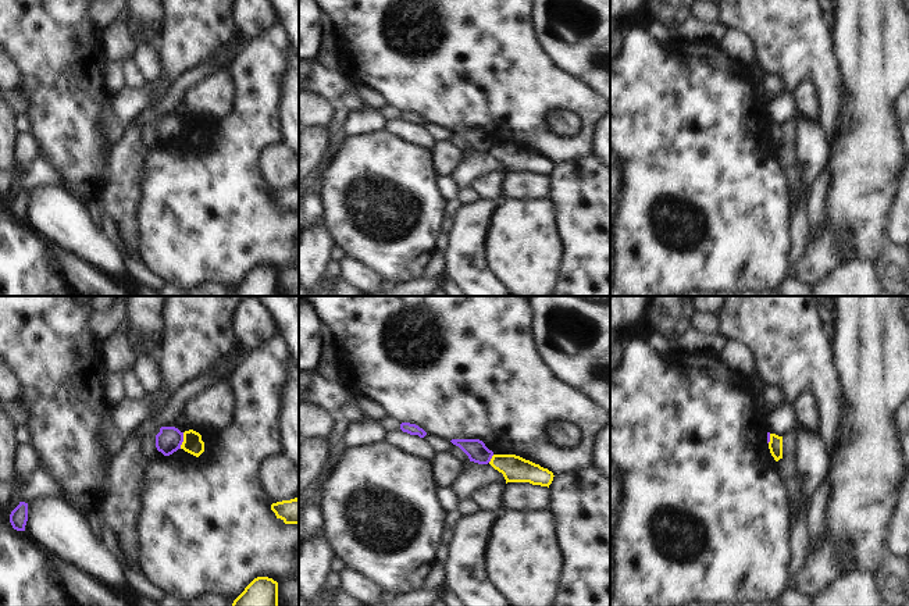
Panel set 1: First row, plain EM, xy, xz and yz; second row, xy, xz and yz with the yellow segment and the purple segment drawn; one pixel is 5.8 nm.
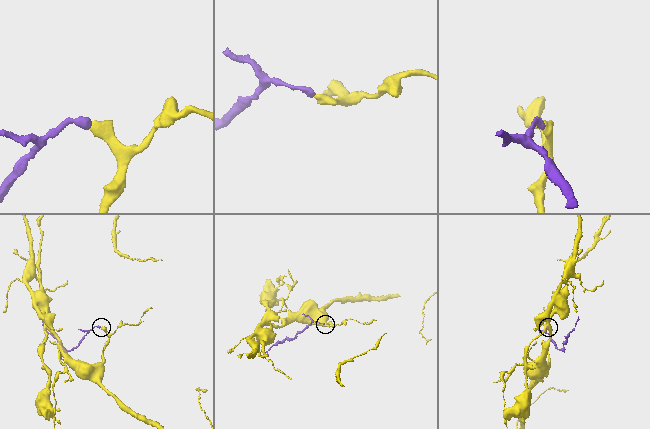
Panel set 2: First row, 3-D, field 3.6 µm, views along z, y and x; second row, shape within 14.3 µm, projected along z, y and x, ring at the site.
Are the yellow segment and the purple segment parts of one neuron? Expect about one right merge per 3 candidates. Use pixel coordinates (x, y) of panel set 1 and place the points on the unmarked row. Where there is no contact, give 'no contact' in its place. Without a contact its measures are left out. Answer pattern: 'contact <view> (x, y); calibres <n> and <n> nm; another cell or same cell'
contact xy (184, 129); calibres 120 and 150 nm; another cell

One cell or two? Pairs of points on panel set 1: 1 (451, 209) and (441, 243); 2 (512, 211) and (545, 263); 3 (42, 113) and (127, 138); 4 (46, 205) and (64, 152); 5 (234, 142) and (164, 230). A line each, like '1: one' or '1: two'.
1: one
2: one
3: two
4: two
5: one

